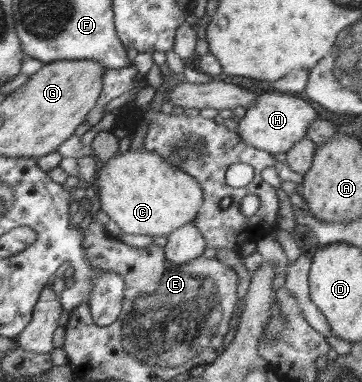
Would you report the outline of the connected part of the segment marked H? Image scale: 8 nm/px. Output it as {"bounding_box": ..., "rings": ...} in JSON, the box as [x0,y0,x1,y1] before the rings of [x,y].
{"bounding_box":[235,93,318,156],"rings":[[[262,93],[253,100],[251,105],[239,113],[235,134],[246,145],[257,150],[264,150],[273,156],[277,153],[288,152],[294,146],[294,142],[306,138],[306,129],[316,117],[318,117],[318,113],[312,108],[312,104],[306,103],[292,94]]]}

